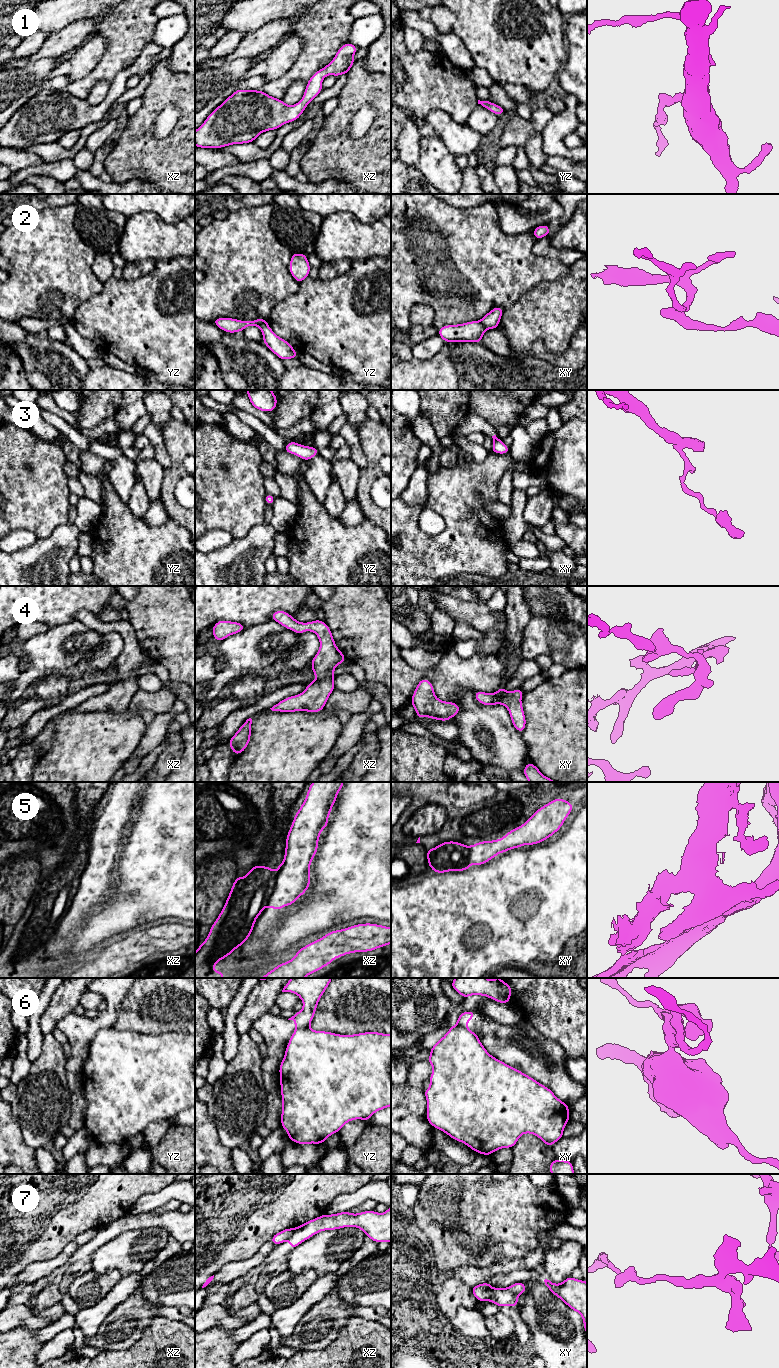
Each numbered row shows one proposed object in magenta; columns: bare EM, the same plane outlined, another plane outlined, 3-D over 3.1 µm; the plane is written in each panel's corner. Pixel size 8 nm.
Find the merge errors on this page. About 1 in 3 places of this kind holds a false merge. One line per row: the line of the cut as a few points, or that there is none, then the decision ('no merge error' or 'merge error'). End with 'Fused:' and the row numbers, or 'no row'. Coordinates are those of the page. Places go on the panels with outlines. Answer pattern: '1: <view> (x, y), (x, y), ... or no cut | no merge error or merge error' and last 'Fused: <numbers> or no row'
1: no cut | no merge error
2: yz (266, 321), (258, 326) | merge error
3: no cut | no merge error
4: no cut | no merge error
5: xz (275, 873), (274, 889), (266, 905) | merge error
6: yz (308, 1026), (296, 1030) | merge error
7: xy (492, 1288), (489, 1299) | merge error
Fused: 2, 5, 6, 7

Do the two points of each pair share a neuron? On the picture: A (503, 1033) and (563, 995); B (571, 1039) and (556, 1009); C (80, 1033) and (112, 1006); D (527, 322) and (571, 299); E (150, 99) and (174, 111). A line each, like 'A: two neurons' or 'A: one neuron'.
A: two neurons
B: one neuron
C: one neuron
D: one neuron
E: two neurons

